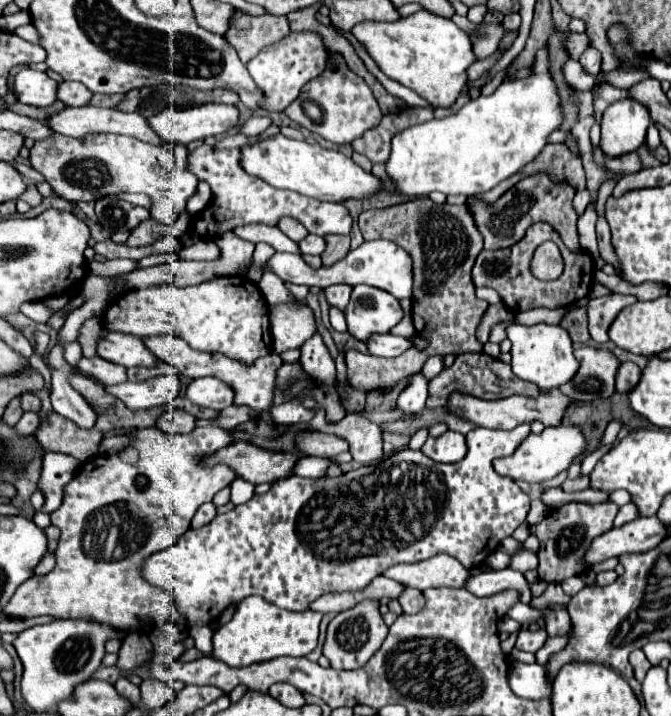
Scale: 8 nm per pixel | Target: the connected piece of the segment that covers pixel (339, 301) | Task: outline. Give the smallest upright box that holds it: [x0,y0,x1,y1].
[324,283,352,311]

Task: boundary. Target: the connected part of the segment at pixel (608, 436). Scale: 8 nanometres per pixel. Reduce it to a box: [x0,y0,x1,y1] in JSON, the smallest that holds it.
[600,421,622,447]

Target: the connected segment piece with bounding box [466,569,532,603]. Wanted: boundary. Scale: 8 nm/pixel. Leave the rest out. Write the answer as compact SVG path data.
M512 569L478 573L472 577L472 581L468 581L466 589L470 593L474 593L476 597L486 597L492 593L500 593L504 589L520 589L520 601L522 603L530 603L530 599L532 599L524 575L518 571L512 571Z

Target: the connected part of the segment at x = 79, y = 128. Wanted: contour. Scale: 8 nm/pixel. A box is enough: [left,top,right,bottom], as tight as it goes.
[46,105,166,145]

